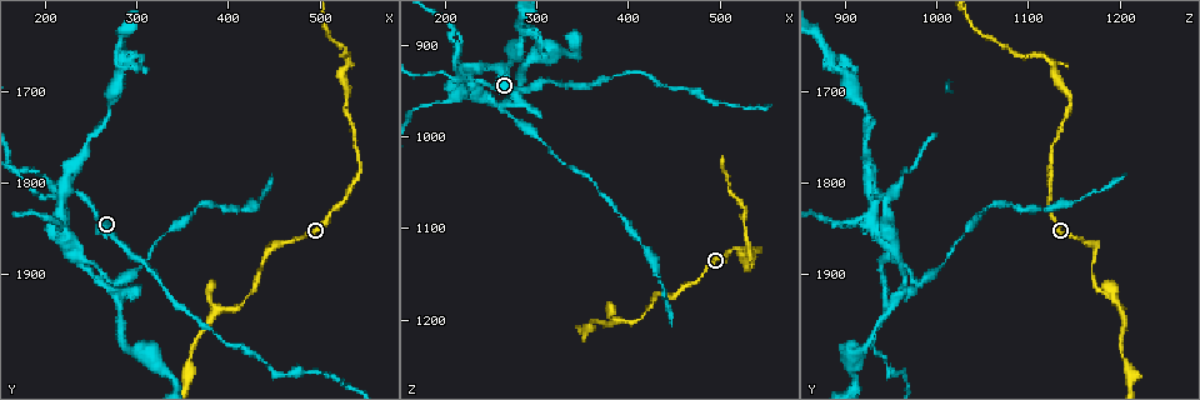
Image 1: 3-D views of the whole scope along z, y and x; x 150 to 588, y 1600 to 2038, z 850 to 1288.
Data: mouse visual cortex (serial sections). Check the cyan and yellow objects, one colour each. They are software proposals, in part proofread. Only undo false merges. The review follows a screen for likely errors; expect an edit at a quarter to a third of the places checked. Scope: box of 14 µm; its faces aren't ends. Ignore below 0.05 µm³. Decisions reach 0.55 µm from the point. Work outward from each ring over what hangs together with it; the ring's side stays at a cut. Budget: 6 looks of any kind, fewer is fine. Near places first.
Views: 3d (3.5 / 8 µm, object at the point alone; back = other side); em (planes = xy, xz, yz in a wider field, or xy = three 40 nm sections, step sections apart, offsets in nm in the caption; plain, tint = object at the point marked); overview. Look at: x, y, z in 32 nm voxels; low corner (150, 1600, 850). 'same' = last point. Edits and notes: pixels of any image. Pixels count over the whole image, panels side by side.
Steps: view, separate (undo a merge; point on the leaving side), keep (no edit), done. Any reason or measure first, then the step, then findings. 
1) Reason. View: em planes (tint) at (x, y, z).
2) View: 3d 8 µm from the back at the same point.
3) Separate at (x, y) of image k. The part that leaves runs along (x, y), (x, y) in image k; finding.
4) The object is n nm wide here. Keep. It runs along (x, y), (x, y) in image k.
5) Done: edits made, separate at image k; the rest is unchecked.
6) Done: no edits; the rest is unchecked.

Thin arm on a thick one. View: 3d 3.5 µm at (220, 1815, 935).

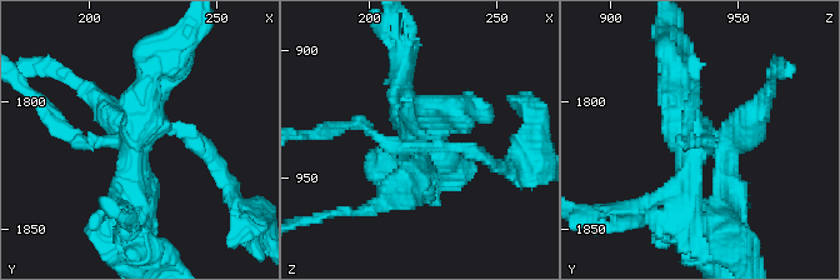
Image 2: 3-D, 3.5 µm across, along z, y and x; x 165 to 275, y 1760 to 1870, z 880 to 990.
Shape alone is not enough. View: em xy step 1 (tint) at (221, 1811, 930).

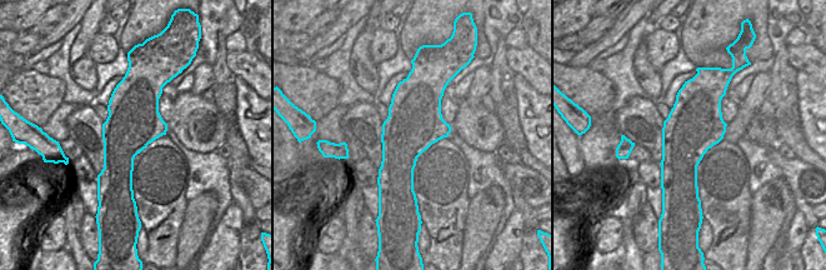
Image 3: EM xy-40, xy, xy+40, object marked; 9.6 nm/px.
Separate at (119, 105) of image 2. The part that leaves runs along (154, 125), (131, 140), (135, 233) in image 2; two cells meet here.

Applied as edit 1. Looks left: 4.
Thin neck. View: 3d 3.5 µm at (390, 1970, 935).

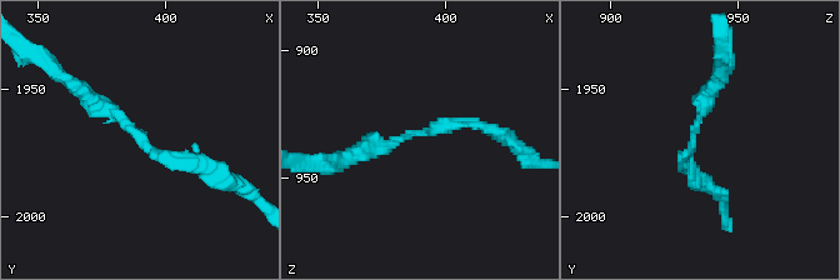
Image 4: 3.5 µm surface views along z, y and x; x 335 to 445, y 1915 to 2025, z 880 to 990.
View: em xy step 1 (tint) at (390, 1971, 931).

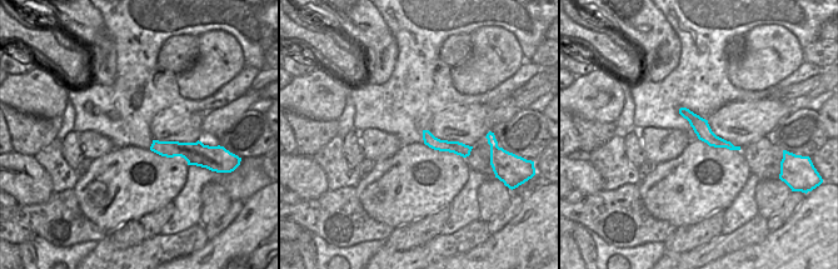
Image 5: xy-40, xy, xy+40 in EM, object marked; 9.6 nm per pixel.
Cut it another way. View: em xy step 5 (tint) at the same point.

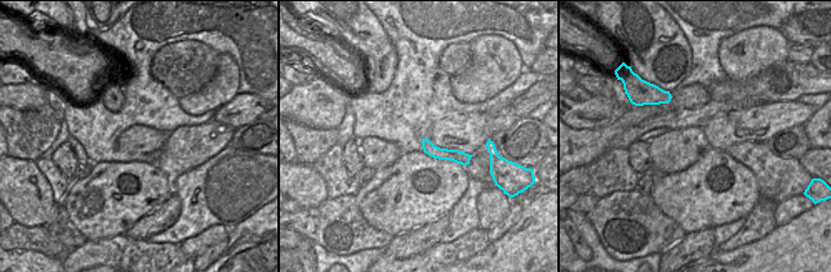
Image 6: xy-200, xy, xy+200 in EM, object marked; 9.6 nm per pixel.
Keep. It runs along (425, 141), (436, 152), (466, 160) in image 6; one cell here.

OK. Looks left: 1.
Done: edits made, separate at image 2; the rest is unchecked.

